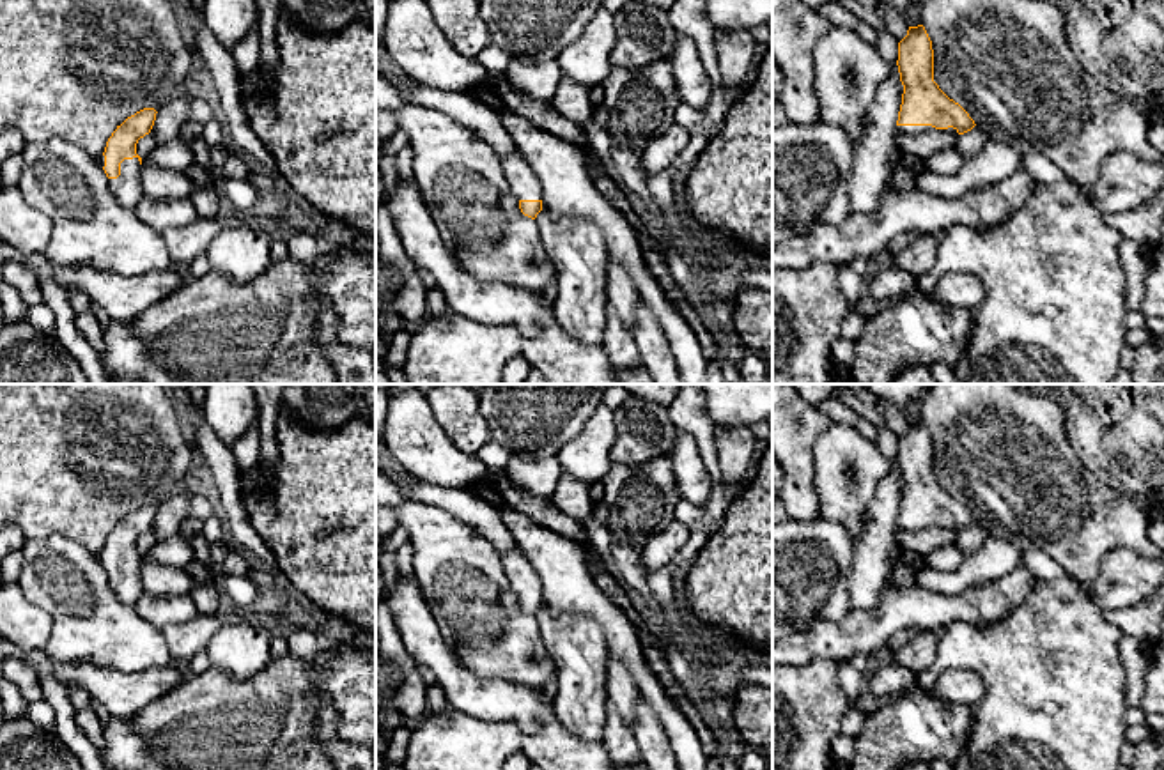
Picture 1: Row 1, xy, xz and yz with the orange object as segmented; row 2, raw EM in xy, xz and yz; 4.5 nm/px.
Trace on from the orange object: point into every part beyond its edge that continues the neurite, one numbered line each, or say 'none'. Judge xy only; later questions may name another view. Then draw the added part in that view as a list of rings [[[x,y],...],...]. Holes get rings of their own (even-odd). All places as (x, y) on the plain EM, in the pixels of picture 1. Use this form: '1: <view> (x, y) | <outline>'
1: xy (126, 585) | [[[138,554],[124,556],[120,559],[120,572],[108,575],[108,581],[120,600],[133,604],[144,593],[142,561]]]

